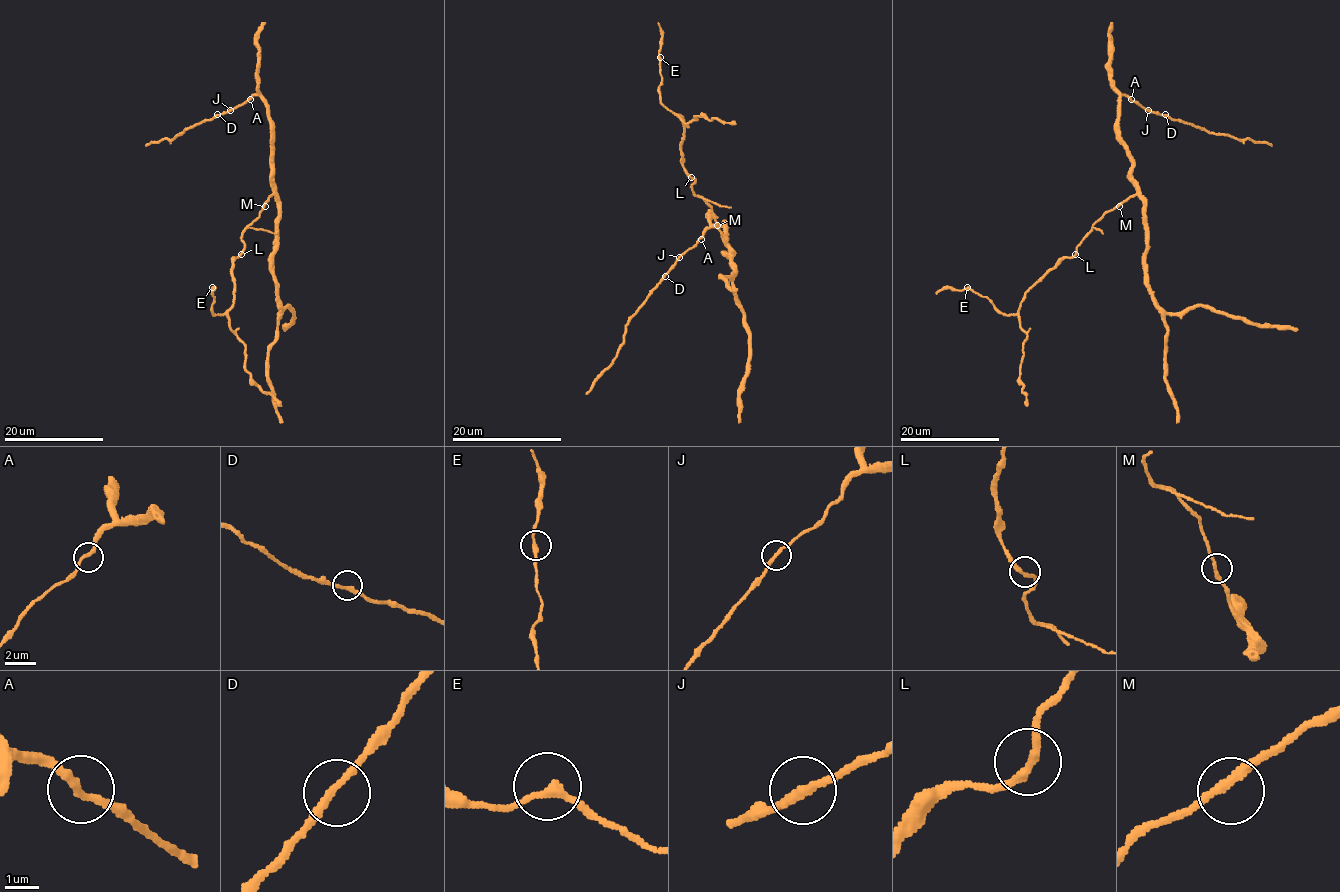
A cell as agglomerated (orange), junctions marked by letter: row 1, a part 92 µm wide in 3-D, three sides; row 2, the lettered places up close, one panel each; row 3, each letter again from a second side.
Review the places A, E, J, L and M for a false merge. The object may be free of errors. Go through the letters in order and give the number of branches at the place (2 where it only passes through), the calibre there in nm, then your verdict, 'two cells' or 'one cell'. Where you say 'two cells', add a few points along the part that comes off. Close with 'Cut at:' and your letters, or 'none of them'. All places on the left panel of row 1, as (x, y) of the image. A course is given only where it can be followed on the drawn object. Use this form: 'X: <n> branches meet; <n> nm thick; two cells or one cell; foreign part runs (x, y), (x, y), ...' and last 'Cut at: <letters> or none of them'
A: 2 branches meet; 240 nm thick; one cell
E: 2 branches meet; 240 nm thick; one cell
J: 2 branches meet; 240 nm thick; one cell
L: 2 branches meet; 240 nm thick; one cell
M: 2 branches meet; 240 nm thick; one cell
Cut at: none of them

